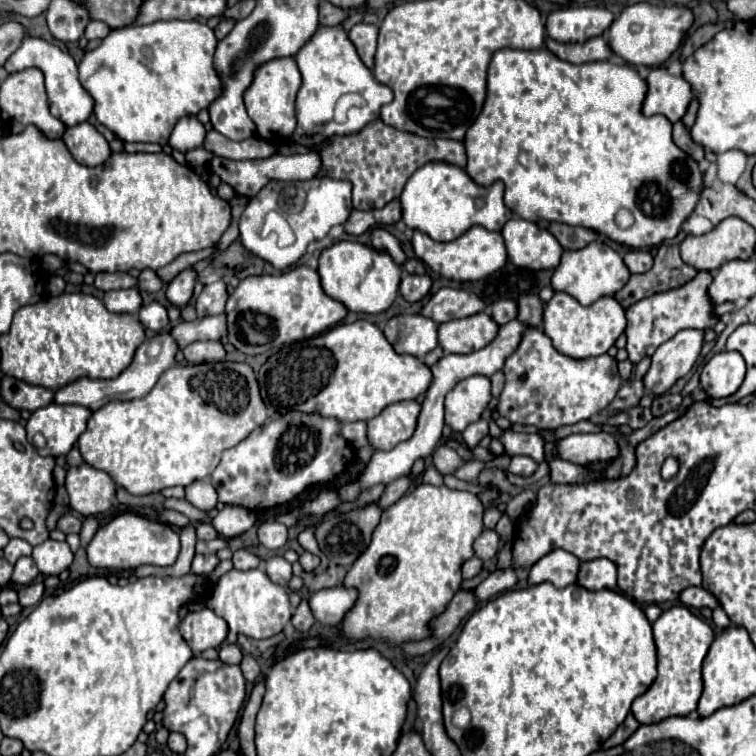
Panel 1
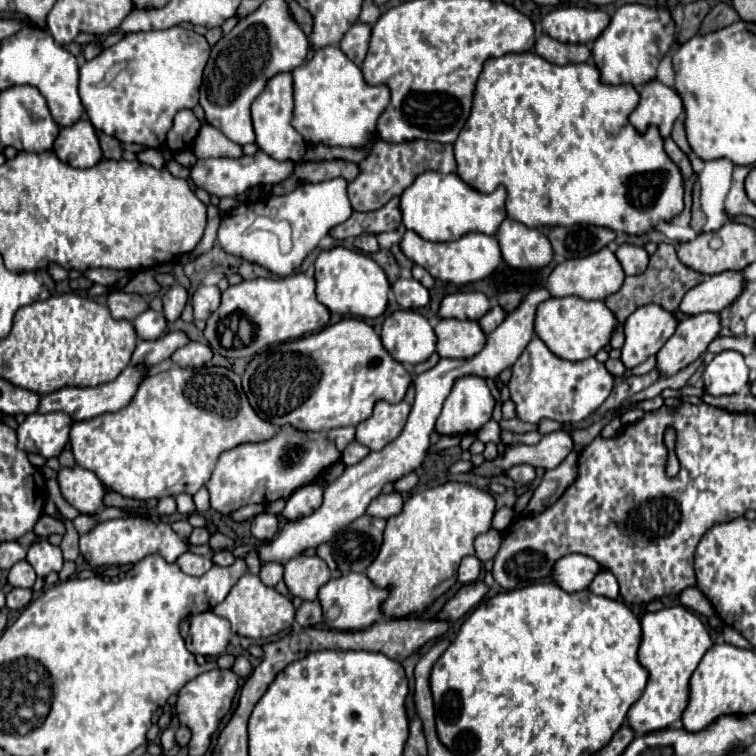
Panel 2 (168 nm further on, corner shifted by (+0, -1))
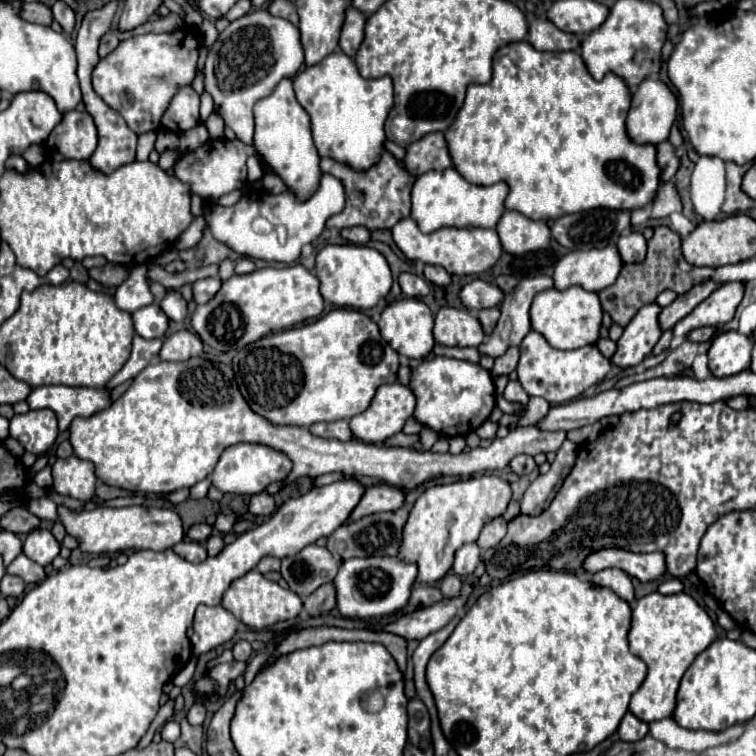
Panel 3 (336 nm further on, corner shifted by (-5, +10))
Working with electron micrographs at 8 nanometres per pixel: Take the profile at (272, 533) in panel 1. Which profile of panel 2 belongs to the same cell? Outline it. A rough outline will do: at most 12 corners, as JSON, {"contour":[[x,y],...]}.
{"contour":[[262,512],[252,520],[252,536],[270,542],[278,532],[278,518]]}

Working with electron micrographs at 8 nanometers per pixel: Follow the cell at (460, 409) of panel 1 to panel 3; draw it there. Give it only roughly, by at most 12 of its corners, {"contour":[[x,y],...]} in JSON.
{"contour":[[477,363],[413,369],[417,421],[445,437],[489,419],[495,385]]}

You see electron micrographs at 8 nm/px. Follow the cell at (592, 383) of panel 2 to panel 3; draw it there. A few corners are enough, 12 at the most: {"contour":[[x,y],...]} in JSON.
{"contour":[[537,331],[521,343],[519,383],[563,405],[603,381],[595,345],[553,349]]}

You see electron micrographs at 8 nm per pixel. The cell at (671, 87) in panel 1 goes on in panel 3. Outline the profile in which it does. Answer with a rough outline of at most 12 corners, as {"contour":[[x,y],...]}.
{"contour":[[661,79],[633,93],[627,133],[661,143],[677,117],[677,97]]}

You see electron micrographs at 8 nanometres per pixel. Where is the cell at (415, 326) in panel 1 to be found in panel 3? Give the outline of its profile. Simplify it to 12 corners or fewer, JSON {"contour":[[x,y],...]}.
{"contour":[[419,299],[387,305],[377,325],[399,355],[433,351],[433,313]]}

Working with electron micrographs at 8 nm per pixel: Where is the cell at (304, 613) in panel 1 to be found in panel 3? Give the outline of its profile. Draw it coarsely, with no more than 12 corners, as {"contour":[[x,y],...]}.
{"contour":[[333,583],[303,599],[309,615],[329,613],[335,607]]}

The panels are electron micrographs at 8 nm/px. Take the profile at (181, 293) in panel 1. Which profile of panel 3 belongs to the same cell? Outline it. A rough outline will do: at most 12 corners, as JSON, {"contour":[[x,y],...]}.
{"contour":[[169,291],[161,309],[173,321],[187,317],[187,301],[179,291]]}

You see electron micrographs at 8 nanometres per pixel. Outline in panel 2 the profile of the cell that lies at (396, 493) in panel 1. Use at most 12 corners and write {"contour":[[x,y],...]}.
{"contour":[[398,492],[376,496],[368,516],[388,520],[402,512],[402,496]]}

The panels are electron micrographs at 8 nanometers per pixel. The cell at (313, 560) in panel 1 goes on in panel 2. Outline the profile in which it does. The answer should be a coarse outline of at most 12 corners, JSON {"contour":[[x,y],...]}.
{"contour":[[318,556],[284,566],[292,596],[316,600],[330,570]]}

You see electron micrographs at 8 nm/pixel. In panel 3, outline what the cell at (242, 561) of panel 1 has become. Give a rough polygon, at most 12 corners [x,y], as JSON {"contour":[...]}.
{"contour":[[213,535],[207,539],[209,555],[215,557],[225,547],[221,535]]}

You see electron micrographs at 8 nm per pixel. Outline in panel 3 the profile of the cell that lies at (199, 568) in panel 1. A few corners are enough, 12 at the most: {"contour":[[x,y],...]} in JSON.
{"contour":[[181,541],[173,551],[191,563],[207,559],[207,549],[197,541]]}

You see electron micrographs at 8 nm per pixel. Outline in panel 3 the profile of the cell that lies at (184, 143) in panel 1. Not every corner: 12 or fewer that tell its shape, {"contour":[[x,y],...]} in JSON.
{"contour":[[181,87],[161,117],[173,133],[199,123],[199,95]]}

